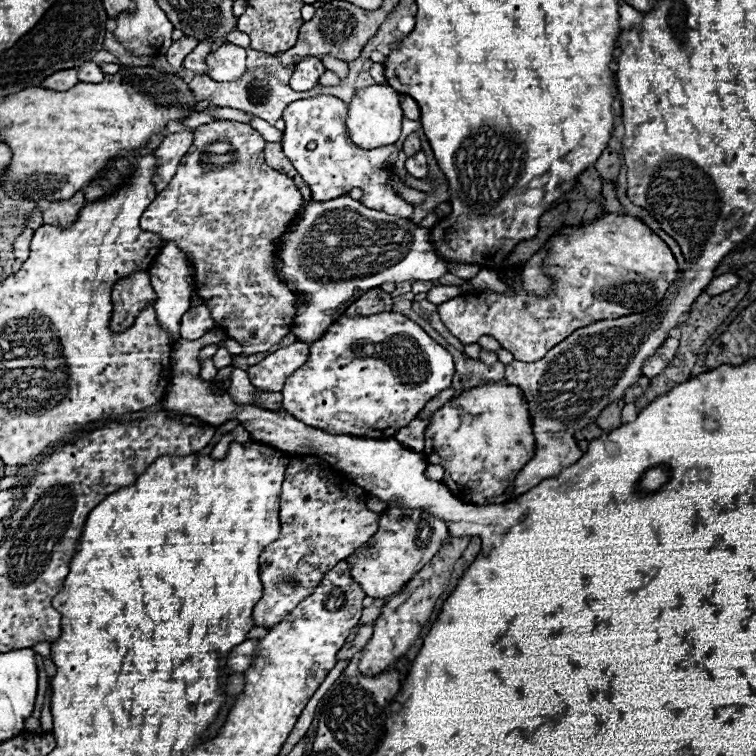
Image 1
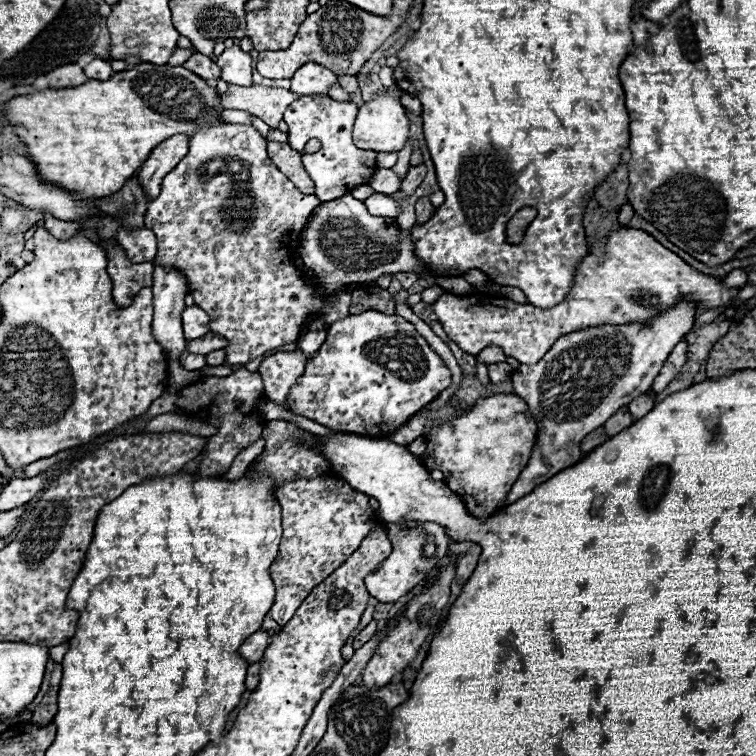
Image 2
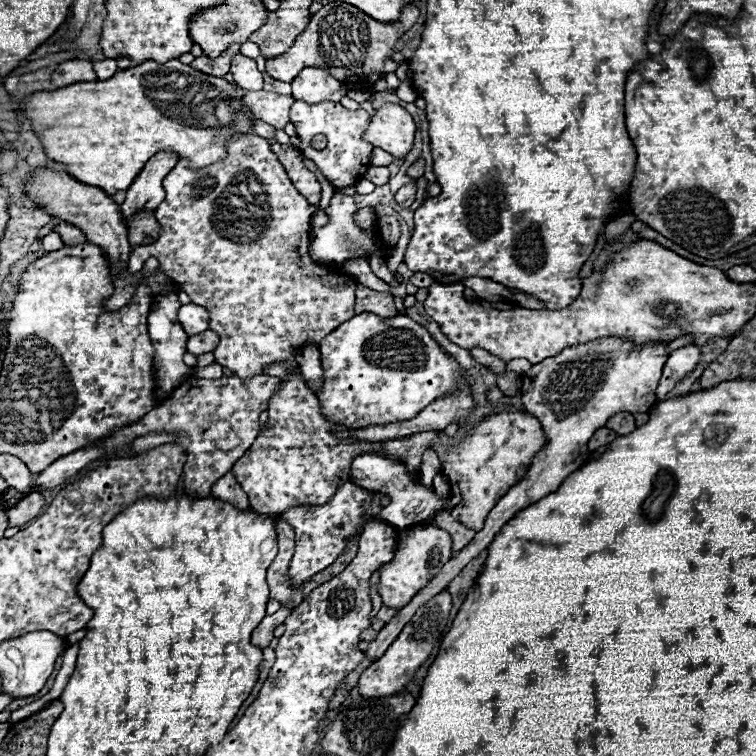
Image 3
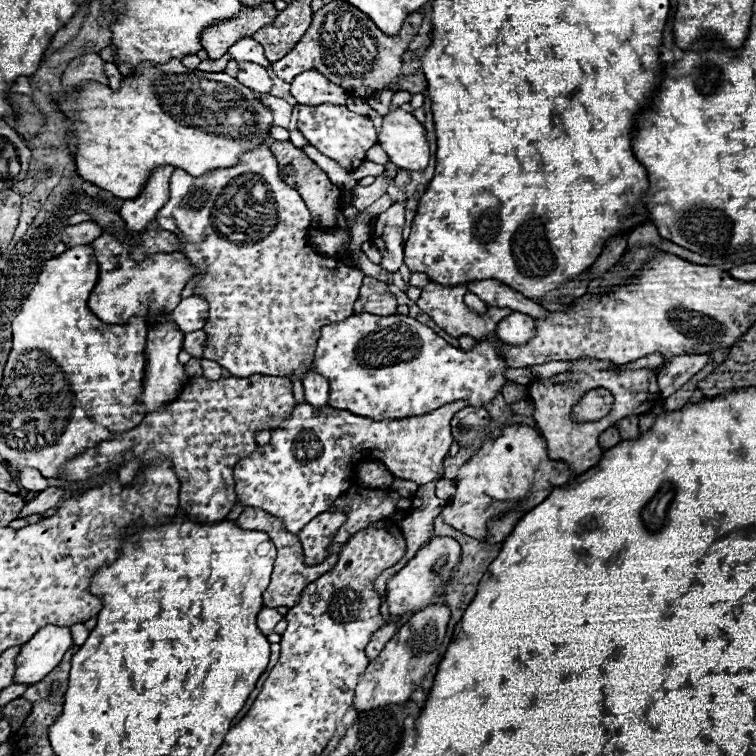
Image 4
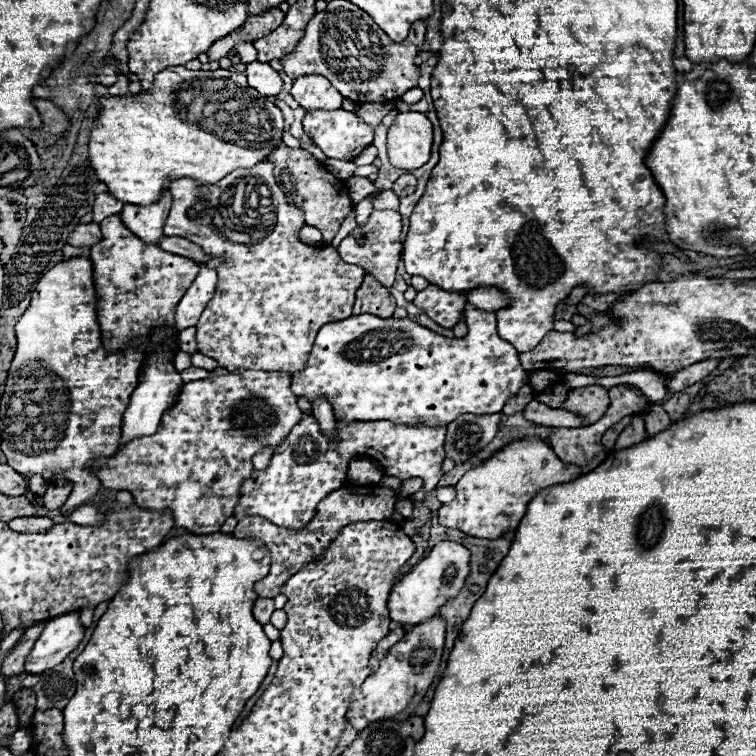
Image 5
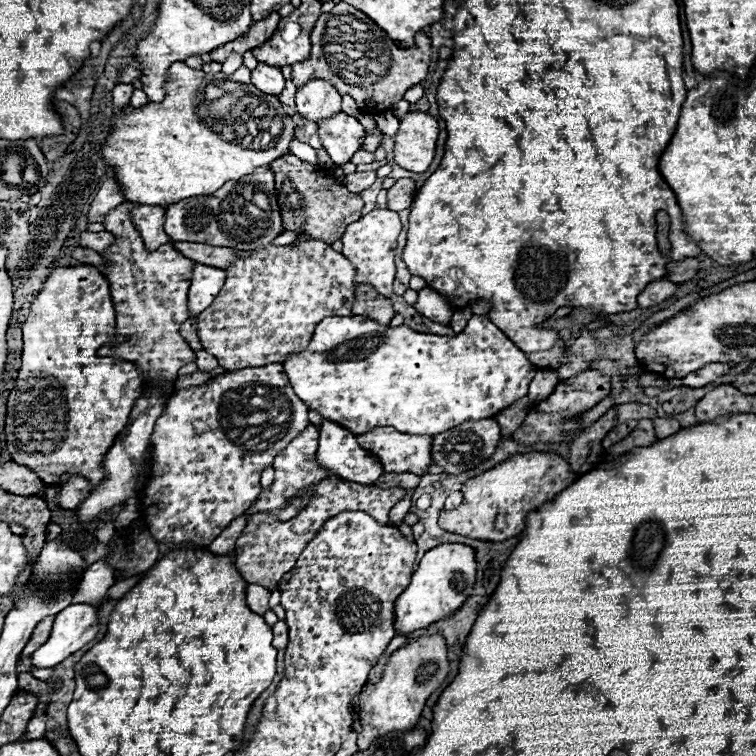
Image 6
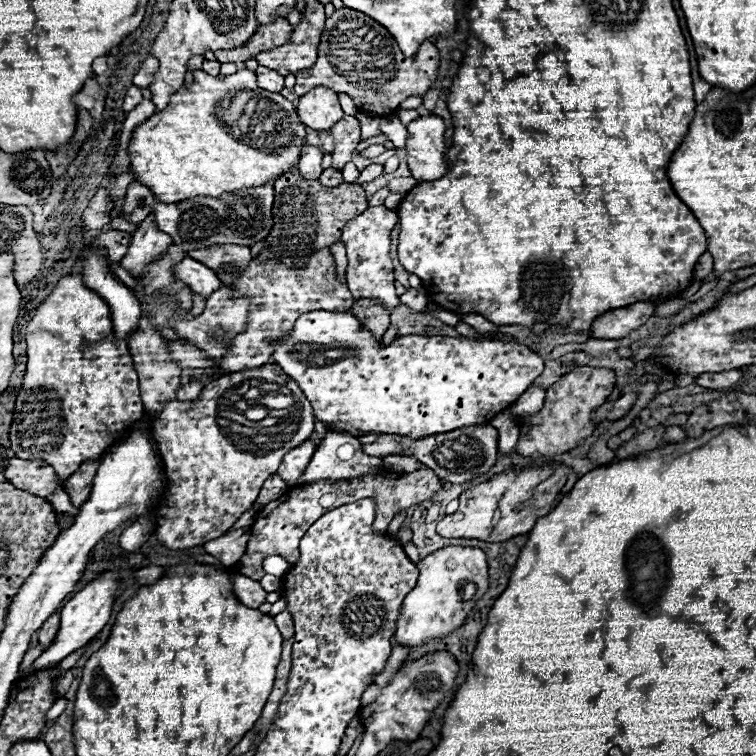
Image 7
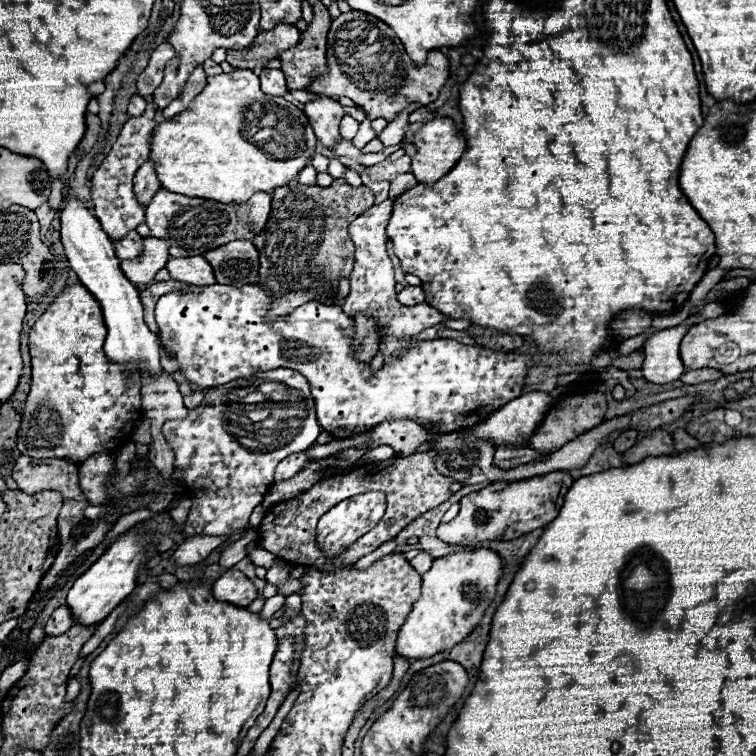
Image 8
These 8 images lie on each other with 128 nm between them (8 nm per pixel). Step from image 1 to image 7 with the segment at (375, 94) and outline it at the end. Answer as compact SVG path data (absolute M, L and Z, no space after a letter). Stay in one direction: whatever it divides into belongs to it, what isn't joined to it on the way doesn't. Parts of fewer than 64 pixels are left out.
M420 116L408 124L406 160L418 182L438 180L450 170L444 142L446 124L440 116Z

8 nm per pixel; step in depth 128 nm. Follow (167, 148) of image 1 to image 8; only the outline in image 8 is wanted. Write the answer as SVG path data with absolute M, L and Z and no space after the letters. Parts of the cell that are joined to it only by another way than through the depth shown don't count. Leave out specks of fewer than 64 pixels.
M152 236L144 238L144 252L136 260L122 260L120 268L124 276L136 284L150 284L158 270L162 270L168 262L168 242L166 240L156 240Z

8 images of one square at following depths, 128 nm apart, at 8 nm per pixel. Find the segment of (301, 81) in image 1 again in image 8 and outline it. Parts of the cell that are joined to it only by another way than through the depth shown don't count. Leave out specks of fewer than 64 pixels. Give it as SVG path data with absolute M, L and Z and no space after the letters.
M320 96L318 100L314 102L308 102L304 106L304 114L308 116L312 128L314 128L314 134L318 136L318 140L322 142L324 148L332 148L334 142L340 136L340 130L338 130L338 124L340 124L341 118L344 114L350 114L359 123L366 118L365 112L359 107L345 107L332 100L332 98L324 98Z

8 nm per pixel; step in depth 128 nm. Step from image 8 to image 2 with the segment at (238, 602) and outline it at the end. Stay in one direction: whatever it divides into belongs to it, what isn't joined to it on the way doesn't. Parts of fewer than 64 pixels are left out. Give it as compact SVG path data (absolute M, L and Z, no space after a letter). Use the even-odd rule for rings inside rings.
M330 477L328 480L294 480L292 484L284 484L284 488L280 488L280 492L276 492L278 502L282 506L282 528L284 528L284 536L280 542L280 560L274 560L270 576L276 576L274 586L276 586L276 602L270 608L272 610L272 618L284 626L294 612L298 610L298 606L304 602L304 598L308 596L308 584L312 584L312 576L328 576L332 574L340 564L344 564L348 560L348 556L360 546L360 540L364 540L364 536L368 536L370 528L376 526L378 514L376 510L370 508L368 504L368 496L357 492L344 479ZM260 630L256 632L254 636L250 636L242 646L240 646L240 654L248 660L248 662L258 662L266 650L270 642L270 636L266 630Z

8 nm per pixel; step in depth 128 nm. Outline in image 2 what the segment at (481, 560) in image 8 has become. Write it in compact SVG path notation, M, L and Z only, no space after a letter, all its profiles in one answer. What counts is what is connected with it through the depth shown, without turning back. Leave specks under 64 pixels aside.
M406 522L406 524L386 524L388 538L392 542L392 556L378 564L376 572L366 576L366 588L378 602L396 602L406 596L414 586L426 580L428 572L446 556L450 538L446 536L444 526L434 522Z

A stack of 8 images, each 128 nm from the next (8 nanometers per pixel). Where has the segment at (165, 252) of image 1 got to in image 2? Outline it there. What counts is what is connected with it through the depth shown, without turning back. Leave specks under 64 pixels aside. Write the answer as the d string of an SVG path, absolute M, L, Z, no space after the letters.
M154 266L154 320L152 334L156 342L164 348L168 360L180 360L186 354L186 338L182 332L180 312L186 308L184 296L188 294L188 284L184 276L176 270L164 270Z

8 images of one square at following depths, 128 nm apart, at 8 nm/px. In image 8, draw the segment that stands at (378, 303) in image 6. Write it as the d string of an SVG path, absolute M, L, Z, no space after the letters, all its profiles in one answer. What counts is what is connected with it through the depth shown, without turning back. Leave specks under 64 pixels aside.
M354 316L354 326L356 326L352 340L354 358L362 364L368 364L376 356L380 344L378 324L376 320L368 320L368 316Z

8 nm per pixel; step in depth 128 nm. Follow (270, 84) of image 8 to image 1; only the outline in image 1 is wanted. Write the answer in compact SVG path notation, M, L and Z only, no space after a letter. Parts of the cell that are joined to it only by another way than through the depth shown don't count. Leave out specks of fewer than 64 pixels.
M234 44L220 46L214 54L208 54L208 76L216 82L234 82L246 72L246 50Z

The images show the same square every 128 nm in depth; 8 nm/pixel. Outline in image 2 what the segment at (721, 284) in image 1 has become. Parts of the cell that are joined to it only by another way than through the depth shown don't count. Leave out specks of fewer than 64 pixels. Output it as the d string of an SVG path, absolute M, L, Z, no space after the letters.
M736 268L736 270L728 272L728 274L722 278L722 282L724 282L728 288L742 288L742 286L748 282L748 276L746 276L746 272L744 272L742 268Z

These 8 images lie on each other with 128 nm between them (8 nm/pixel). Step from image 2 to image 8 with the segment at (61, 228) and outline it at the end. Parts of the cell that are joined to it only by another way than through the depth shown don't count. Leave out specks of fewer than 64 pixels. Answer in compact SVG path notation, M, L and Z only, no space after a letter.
M128 232L120 244L114 244L116 256L121 260L131 260L136 258L144 250L144 238L138 232Z

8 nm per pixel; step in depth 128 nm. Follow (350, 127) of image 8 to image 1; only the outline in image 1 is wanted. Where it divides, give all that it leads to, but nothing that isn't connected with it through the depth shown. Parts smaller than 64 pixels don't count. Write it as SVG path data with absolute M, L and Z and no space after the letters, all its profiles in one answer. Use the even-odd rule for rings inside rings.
M320 94L314 98L304 98L288 104L284 110L284 154L292 160L300 176L308 182L312 190L314 202L332 200L338 196L348 194L352 188L362 188L364 196L362 204L367 208L374 208L392 216L410 218L412 216L412 204L402 200L392 188L386 186L386 180L396 172L396 148L376 148L376 150L362 150L348 138L346 130L346 116L348 116L348 104L342 102L336 96ZM308 142L316 142L316 150L306 150Z

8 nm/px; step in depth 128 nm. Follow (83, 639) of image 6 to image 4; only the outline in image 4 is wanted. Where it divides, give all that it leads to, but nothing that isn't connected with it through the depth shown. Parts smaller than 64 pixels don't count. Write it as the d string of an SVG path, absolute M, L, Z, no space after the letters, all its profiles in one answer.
M44 626L36 632L16 658L16 684L36 684L48 672L52 672L62 656L72 646L72 634L68 626Z

